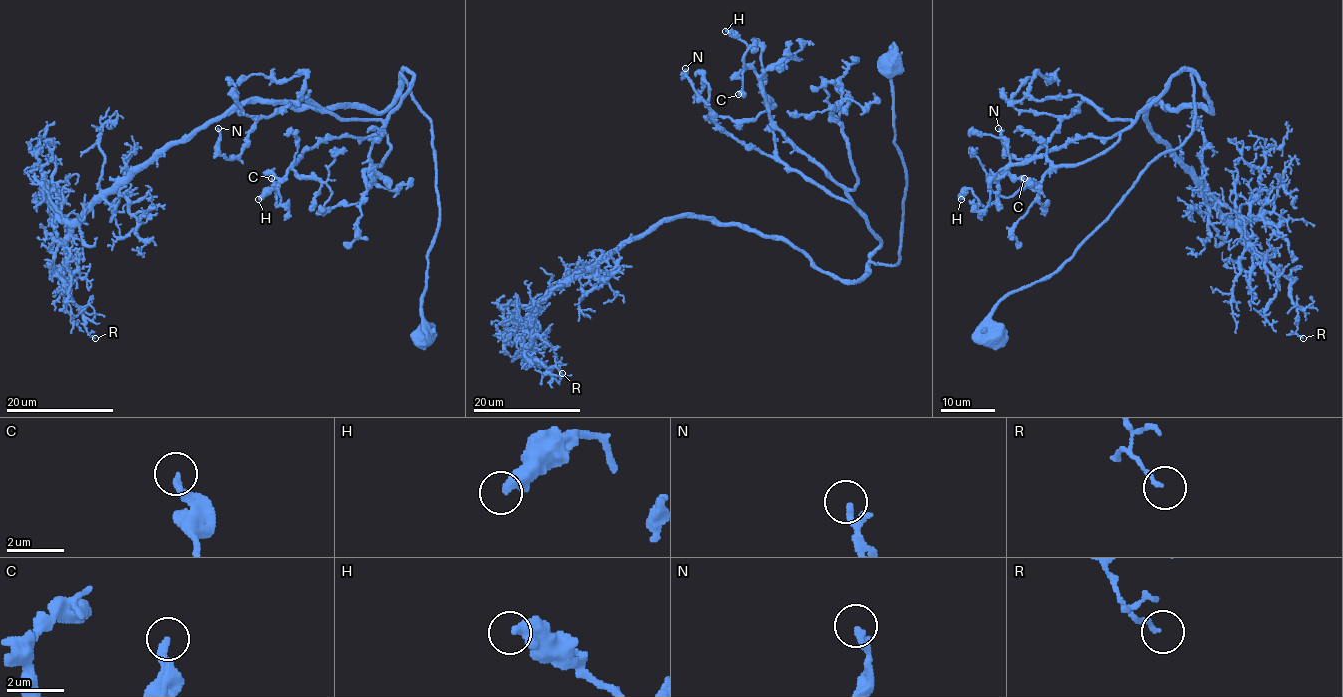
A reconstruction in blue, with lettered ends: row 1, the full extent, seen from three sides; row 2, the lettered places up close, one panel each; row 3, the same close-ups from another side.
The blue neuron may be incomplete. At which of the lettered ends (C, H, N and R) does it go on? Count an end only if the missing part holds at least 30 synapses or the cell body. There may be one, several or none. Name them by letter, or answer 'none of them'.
none of them

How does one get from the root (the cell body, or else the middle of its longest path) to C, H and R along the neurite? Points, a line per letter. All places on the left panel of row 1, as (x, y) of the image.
C: (424, 334), (438, 194), (430, 118), (401, 72), (413, 75), (375, 133), (308, 148), (275, 196), (271, 178)
H: (424, 334), (438, 194), (407, 70), (375, 133), (321, 140), (277, 206), (275, 188), (258, 199)
R: (424, 334), (436, 160), (401, 74), (382, 112), (244, 102), (122, 176), (72, 225), (57, 275), (95, 338)

